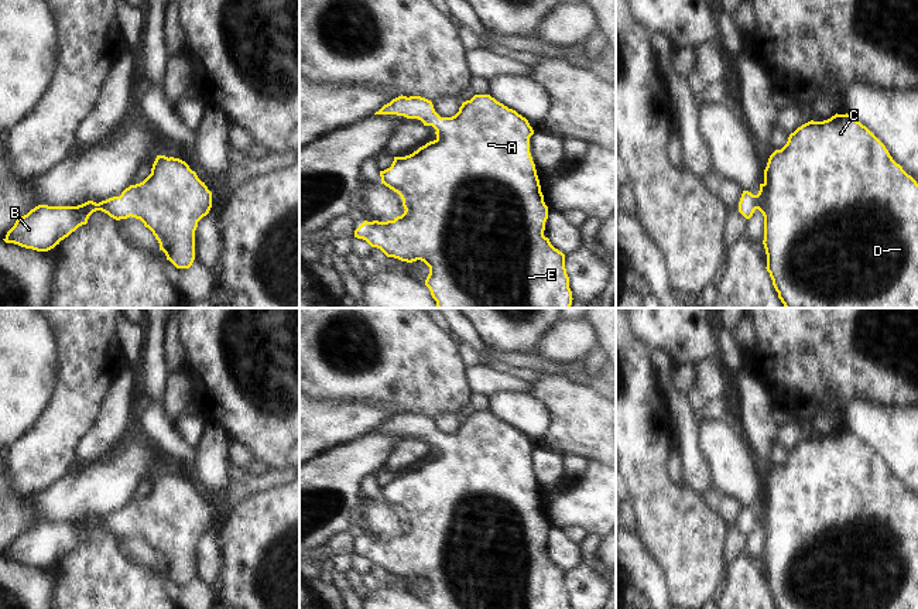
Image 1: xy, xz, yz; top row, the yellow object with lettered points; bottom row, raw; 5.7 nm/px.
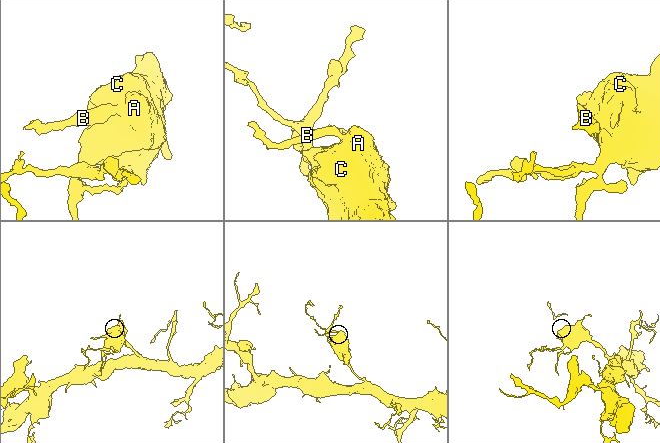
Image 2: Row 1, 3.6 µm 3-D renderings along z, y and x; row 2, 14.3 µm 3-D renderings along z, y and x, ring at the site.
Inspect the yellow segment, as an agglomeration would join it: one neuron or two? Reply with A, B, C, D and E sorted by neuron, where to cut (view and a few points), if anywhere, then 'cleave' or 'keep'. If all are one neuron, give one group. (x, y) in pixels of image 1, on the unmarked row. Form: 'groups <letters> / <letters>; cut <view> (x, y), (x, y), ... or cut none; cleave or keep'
groups A B C D E; cut none; keep

